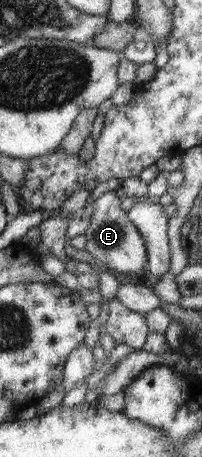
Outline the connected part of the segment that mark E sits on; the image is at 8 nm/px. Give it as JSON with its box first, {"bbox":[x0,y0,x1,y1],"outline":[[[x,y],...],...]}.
{"bbox":[84,191,147,281],"outline":[[[115,191],[105,192],[97,197],[92,205],[93,215],[84,233],[87,238],[84,250],[106,264],[109,269],[123,273],[128,280],[144,281],[147,265],[146,245],[140,231],[131,223],[127,211],[121,208],[119,196]]]}

